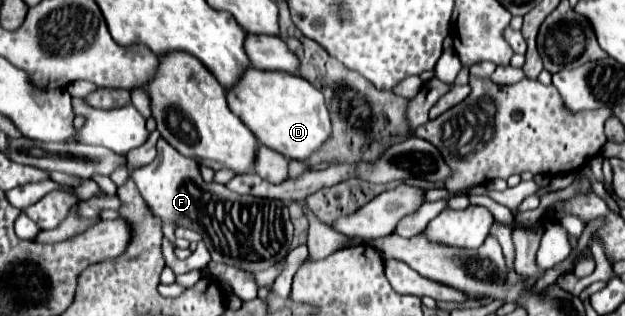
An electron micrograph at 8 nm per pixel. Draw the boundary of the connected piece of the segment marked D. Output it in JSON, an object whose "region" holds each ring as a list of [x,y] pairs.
{"region":[[[250,67],[250,73],[242,79],[242,85],[228,95],[230,109],[242,119],[246,127],[258,137],[258,141],[284,157],[306,161],[310,155],[322,149],[330,139],[330,111],[324,95],[306,79],[288,73],[262,73]]]}

